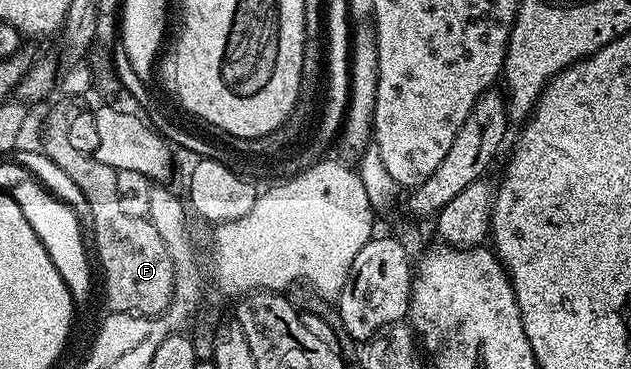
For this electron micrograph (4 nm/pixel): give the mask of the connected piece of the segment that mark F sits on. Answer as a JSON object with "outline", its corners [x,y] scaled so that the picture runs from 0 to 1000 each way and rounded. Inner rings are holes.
{"outline":[[[86,287],[81,293],[79,312],[74,314],[73,333],[67,341],[67,390],[63,390],[63,407],[68,417],[73,417],[78,434],[82,434],[84,444],[89,444],[97,463],[105,466],[108,477],[114,482],[116,496],[127,509],[127,518],[133,520],[133,534],[139,547],[139,558],[144,564],[143,612],[146,615],[146,626],[149,623],[149,672],[146,661],[146,678],[149,688],[151,683],[155,686],[155,710],[162,718],[162,775],[168,783],[168,818],[174,827],[173,837],[184,851],[216,851],[228,862],[242,862],[252,851],[261,851],[265,835],[269,829],[271,813],[276,808],[276,707],[273,705],[273,694],[266,683],[266,672],[260,661],[254,629],[247,629],[247,618],[238,604],[236,588],[225,583],[223,591],[219,580],[204,580],[204,575],[193,561],[193,537],[187,528],[189,463],[179,461],[171,444],[160,439],[157,428],[149,425],[147,415],[136,409],[135,417],[135,412],[117,388],[117,374],[111,366],[111,298],[108,290]]]}

